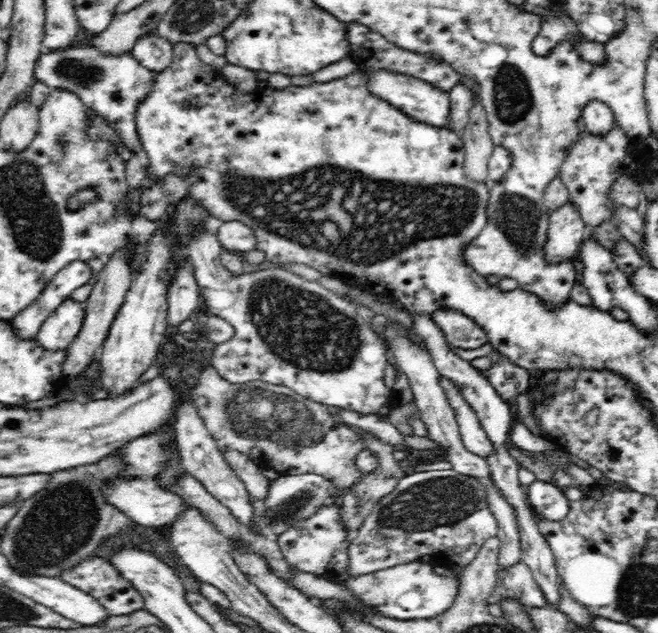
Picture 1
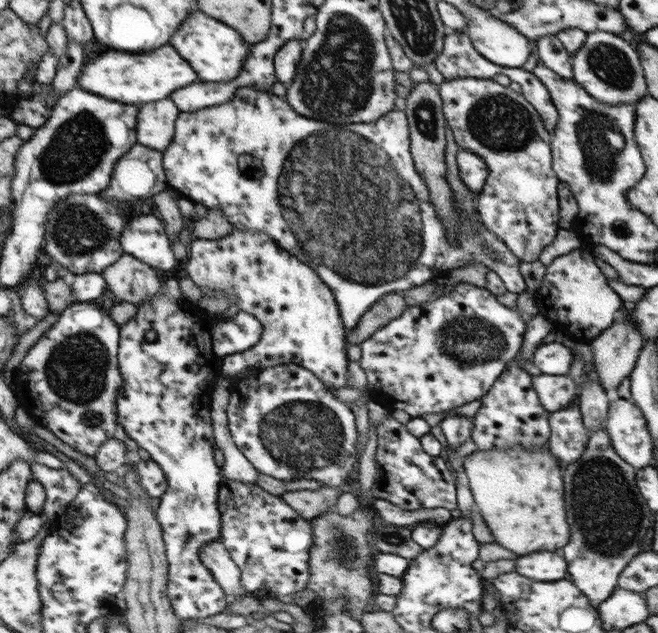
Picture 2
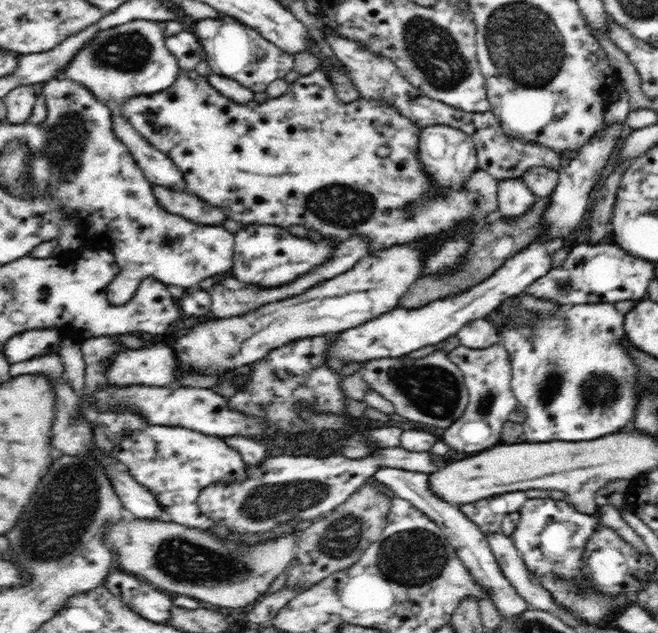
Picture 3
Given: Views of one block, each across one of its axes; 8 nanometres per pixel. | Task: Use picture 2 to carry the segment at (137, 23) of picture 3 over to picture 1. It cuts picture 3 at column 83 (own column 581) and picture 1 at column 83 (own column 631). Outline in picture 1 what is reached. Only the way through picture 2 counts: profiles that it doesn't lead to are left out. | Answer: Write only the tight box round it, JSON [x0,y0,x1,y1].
[34,43,156,154]

